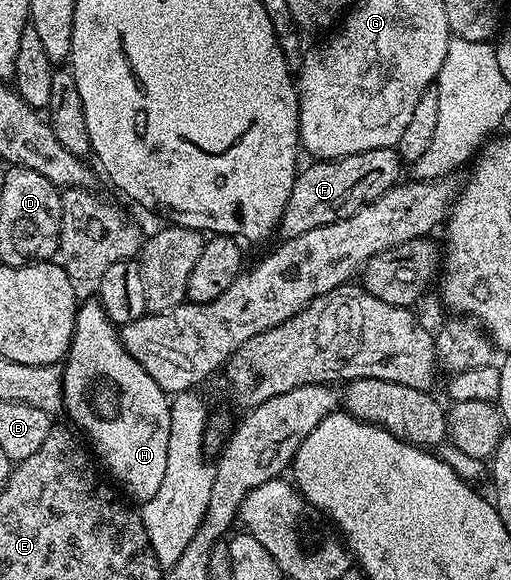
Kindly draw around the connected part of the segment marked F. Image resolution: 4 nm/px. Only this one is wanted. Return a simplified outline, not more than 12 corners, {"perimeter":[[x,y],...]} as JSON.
{"perimeter":[[396,147],[298,170],[282,240],[351,217],[402,182]]}

